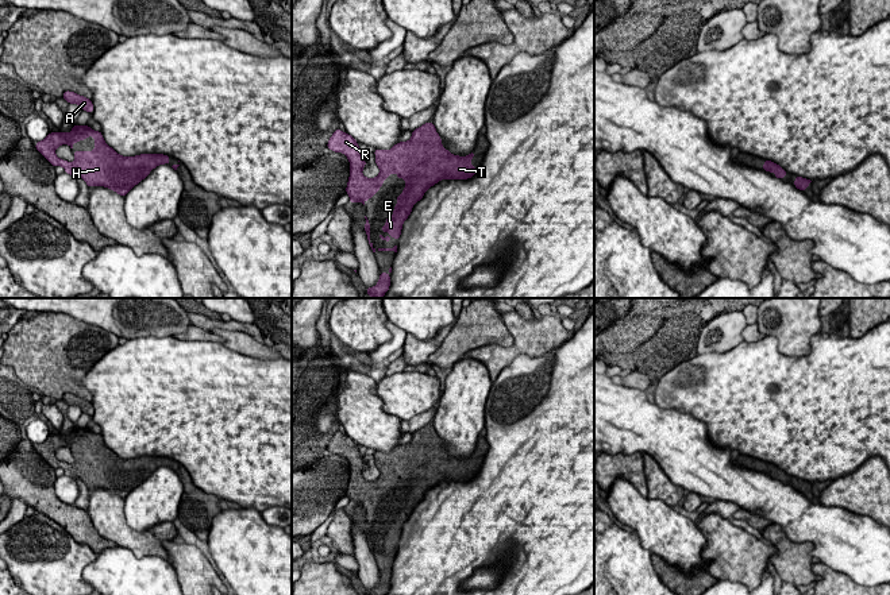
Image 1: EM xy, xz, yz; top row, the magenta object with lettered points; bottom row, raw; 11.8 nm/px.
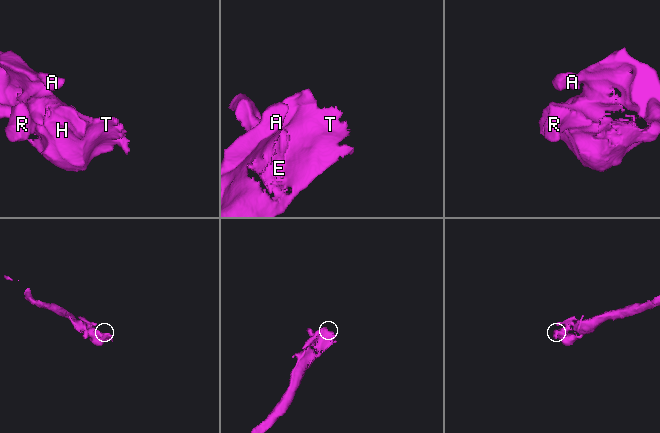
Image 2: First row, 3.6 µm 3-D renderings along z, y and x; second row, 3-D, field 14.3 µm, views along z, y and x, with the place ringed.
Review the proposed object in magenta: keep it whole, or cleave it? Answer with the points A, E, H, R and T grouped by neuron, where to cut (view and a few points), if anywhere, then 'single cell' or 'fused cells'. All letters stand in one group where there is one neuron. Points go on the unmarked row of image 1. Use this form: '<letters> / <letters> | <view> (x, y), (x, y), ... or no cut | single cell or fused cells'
A E H R T | no cut | single cell

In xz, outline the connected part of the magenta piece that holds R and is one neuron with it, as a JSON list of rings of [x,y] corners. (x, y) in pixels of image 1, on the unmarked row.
[[[432,424],[413,432],[409,443],[396,445],[389,453],[375,451],[375,467],[379,470],[375,480],[366,480],[362,476],[367,465],[358,444],[347,434],[335,432],[327,451],[344,456],[350,463],[351,472],[346,490],[348,505],[361,503],[365,507],[365,503],[370,502],[393,475],[397,476],[397,482],[405,482],[405,491],[397,498],[397,507],[393,510],[394,515],[386,519],[386,526],[381,530],[394,542],[400,541],[402,526],[413,507],[431,488],[442,482],[469,482],[479,471],[470,465],[475,457],[474,453],[459,459],[446,452]]]

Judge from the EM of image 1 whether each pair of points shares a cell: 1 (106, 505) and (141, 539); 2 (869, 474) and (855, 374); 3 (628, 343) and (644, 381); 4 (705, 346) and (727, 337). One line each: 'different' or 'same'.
1: same
2: different
3: different
4: same

